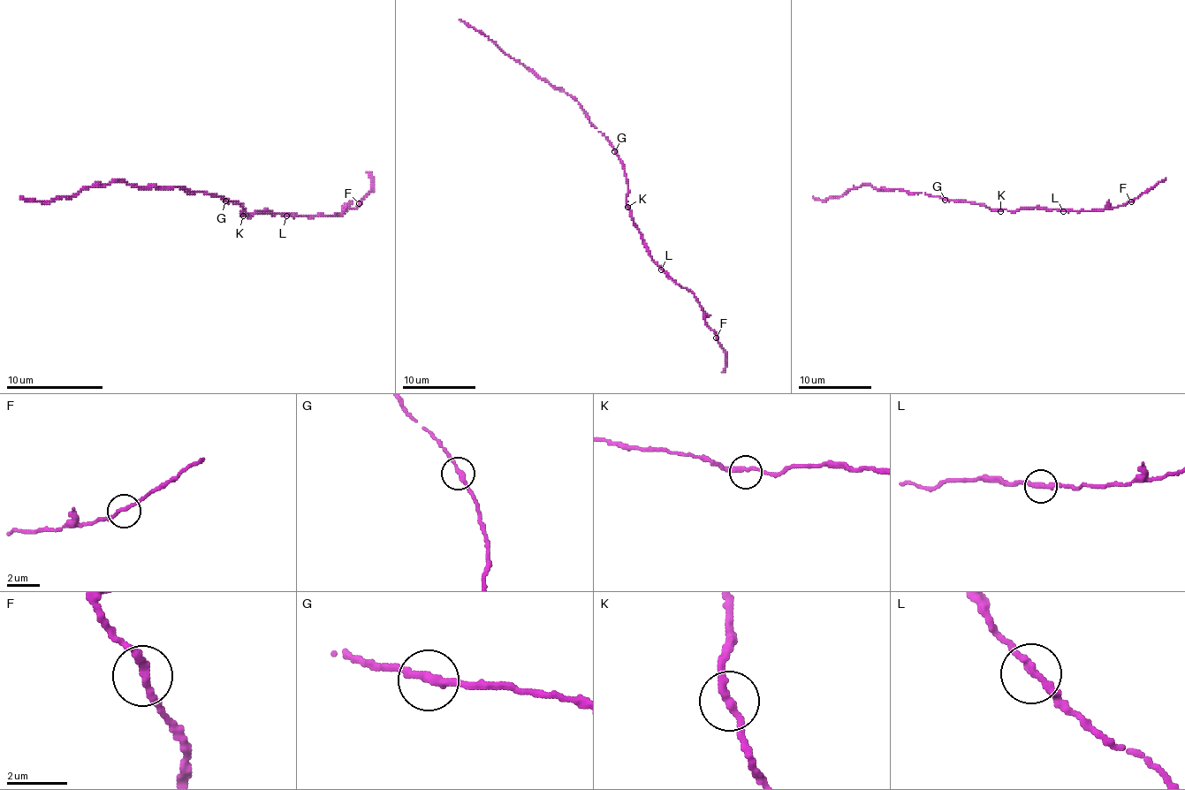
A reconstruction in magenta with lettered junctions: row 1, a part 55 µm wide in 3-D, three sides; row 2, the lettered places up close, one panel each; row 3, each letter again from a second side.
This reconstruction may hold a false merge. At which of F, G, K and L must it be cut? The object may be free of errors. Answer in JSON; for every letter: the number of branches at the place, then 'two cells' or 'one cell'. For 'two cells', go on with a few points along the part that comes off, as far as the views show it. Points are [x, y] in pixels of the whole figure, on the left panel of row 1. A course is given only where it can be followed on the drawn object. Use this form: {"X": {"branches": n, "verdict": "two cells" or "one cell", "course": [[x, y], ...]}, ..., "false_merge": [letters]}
{"F": {"branches": 2, "verdict": "one cell"}, "G": {"branches": 2, "verdict": "one cell"}, "K": {"branches": 2, "verdict": "one cell"}, "L": {"branches": 2, "verdict": "one cell"}, "false_merge": []}

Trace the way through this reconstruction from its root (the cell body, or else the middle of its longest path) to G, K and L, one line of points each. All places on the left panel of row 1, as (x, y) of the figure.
G: (240, 203), (226, 201)
K: (240, 203), (243, 216)
L: (240, 203), (243, 206), (240, 213), (247, 216), (262, 211), (286, 216)

